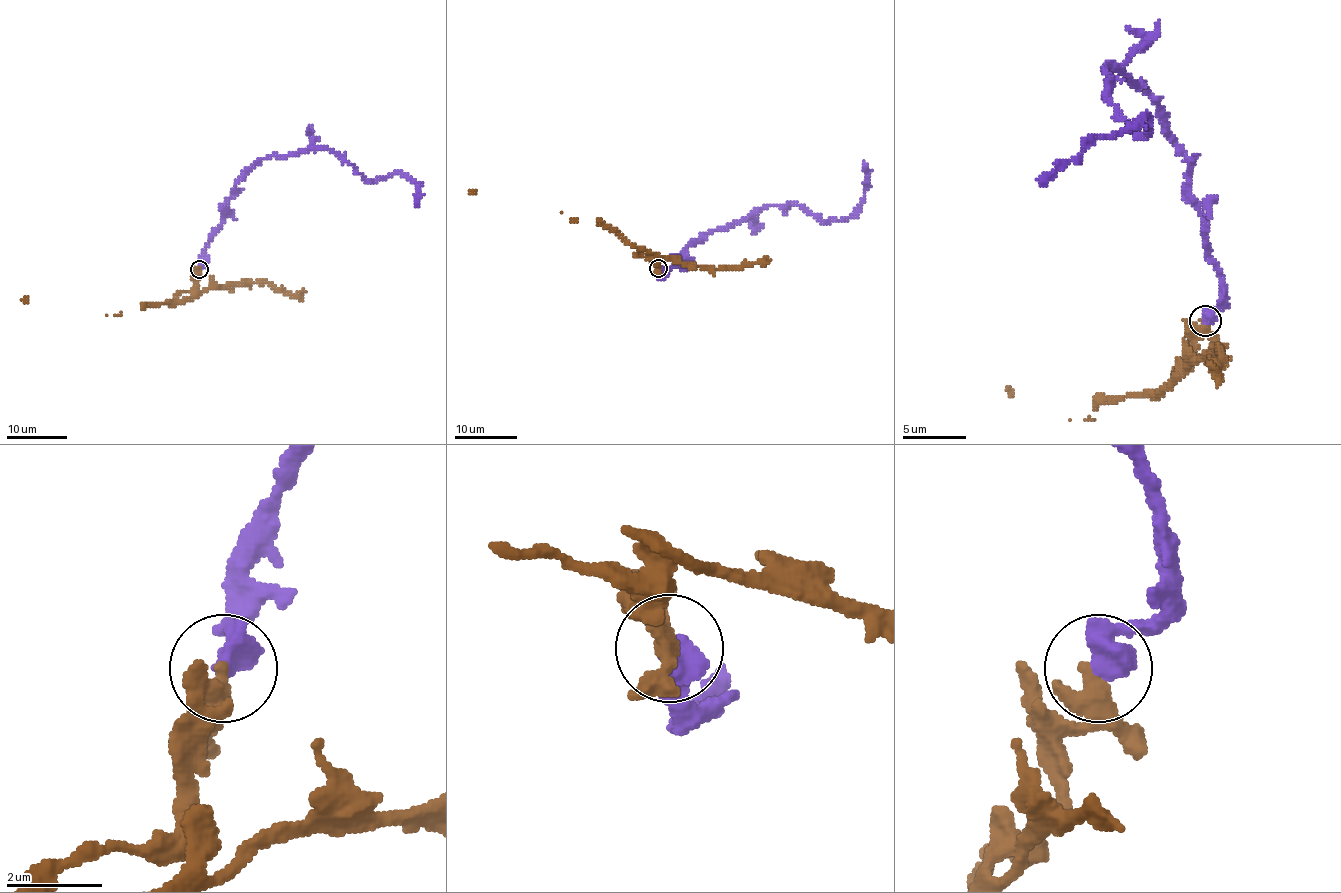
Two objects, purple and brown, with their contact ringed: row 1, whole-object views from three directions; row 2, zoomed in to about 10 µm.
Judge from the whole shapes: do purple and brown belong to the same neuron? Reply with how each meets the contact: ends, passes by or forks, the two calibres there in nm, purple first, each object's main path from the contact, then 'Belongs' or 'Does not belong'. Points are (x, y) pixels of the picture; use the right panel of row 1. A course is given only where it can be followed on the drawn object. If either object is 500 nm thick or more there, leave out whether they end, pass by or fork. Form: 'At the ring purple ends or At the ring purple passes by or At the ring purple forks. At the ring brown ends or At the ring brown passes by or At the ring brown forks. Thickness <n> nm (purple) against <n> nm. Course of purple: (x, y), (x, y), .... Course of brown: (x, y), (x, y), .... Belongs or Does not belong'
Thickness 600 nm (purple) against 440 nm. Course of purple: (1206, 320), (1223, 282), (1191, 161), (1144, 87), (1109, 64), (1107, 101), (1152, 132), (1147, 116), (1036, 179). Course of brown: (1206, 323), (1196, 355), (1161, 390), (1108, 397), (1088, 420), (1070, 420), (1012, 393). Belongs

